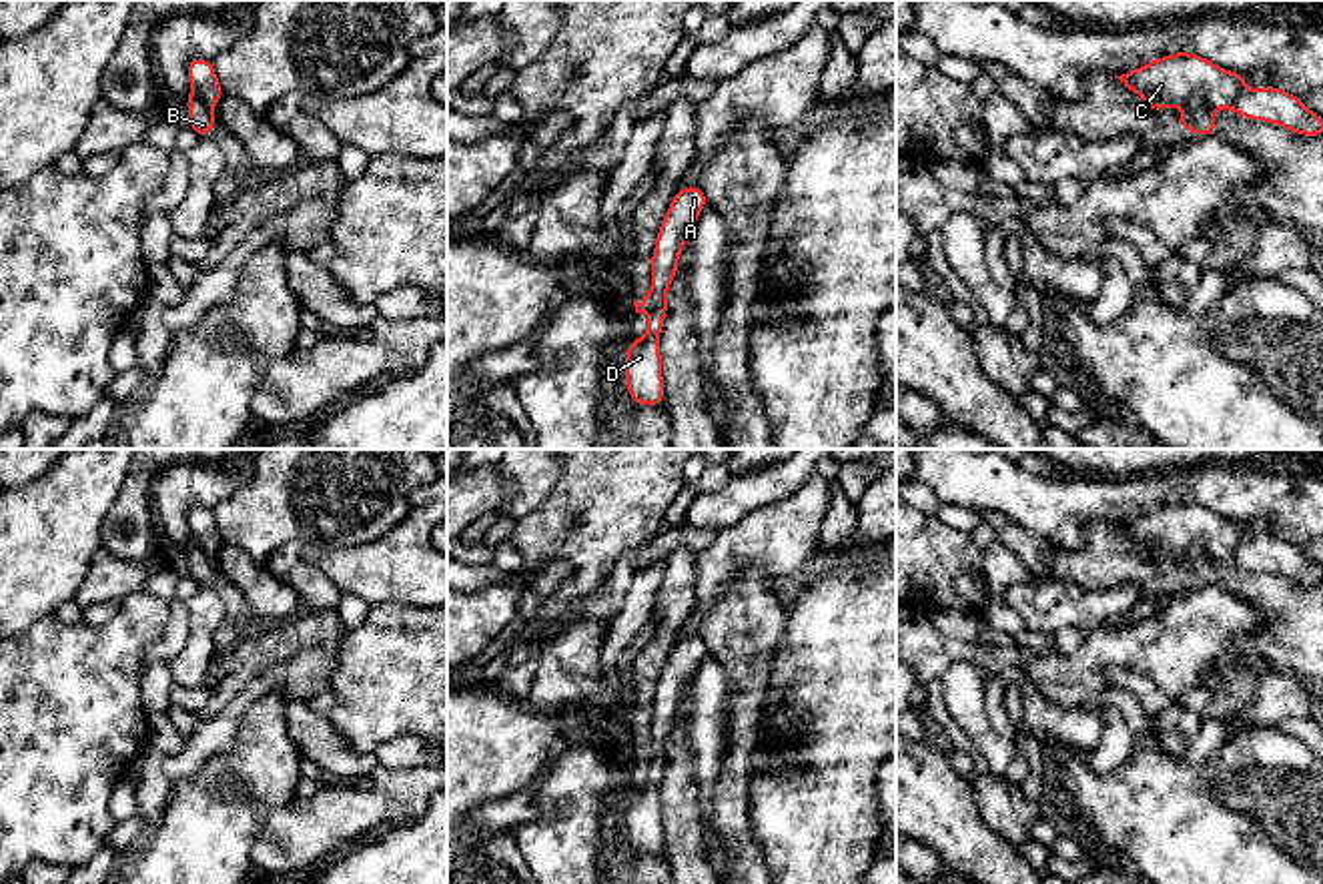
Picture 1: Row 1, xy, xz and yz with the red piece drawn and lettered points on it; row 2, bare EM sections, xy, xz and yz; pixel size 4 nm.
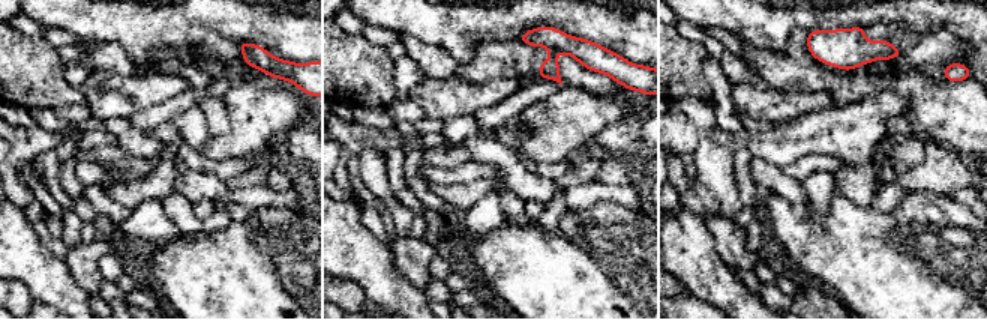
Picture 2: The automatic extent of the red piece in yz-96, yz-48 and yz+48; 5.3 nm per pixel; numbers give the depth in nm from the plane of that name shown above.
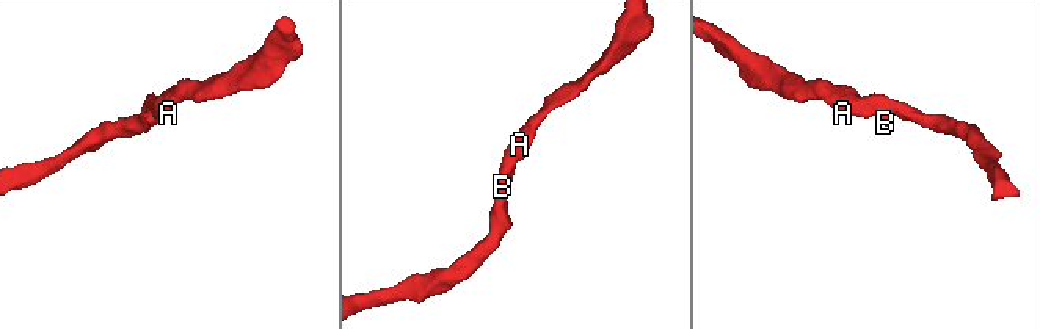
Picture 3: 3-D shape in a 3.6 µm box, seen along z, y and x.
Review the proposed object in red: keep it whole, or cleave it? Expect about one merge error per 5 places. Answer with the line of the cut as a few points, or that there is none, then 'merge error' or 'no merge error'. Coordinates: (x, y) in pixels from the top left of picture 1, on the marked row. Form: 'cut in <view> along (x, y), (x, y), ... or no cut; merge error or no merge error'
cut in yz along (1213, 107), (1193, 101), (1185, 109); merge error

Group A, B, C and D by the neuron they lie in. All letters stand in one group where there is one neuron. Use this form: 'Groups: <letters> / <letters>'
Groups: A C D / B

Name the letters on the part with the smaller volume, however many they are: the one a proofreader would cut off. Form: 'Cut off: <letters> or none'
Cut off: B

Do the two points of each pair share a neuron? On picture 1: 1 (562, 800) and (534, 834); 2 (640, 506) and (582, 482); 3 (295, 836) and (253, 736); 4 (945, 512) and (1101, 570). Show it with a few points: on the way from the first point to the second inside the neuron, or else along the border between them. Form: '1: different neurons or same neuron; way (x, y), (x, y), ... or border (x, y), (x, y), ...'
1: same neuron; way (554, 806), (542, 826)
2: same neuron; way (626, 492), (616, 482), (596, 482)
3: different neurons; border (295, 796), (267, 816), (255, 842)
4: different neurons; border (941, 502), (971, 508), (977, 514)

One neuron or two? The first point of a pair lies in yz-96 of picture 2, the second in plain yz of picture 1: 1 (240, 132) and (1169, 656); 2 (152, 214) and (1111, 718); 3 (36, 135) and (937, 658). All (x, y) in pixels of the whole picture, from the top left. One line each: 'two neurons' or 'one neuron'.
1: one neuron
2: one neuron
3: one neuron

